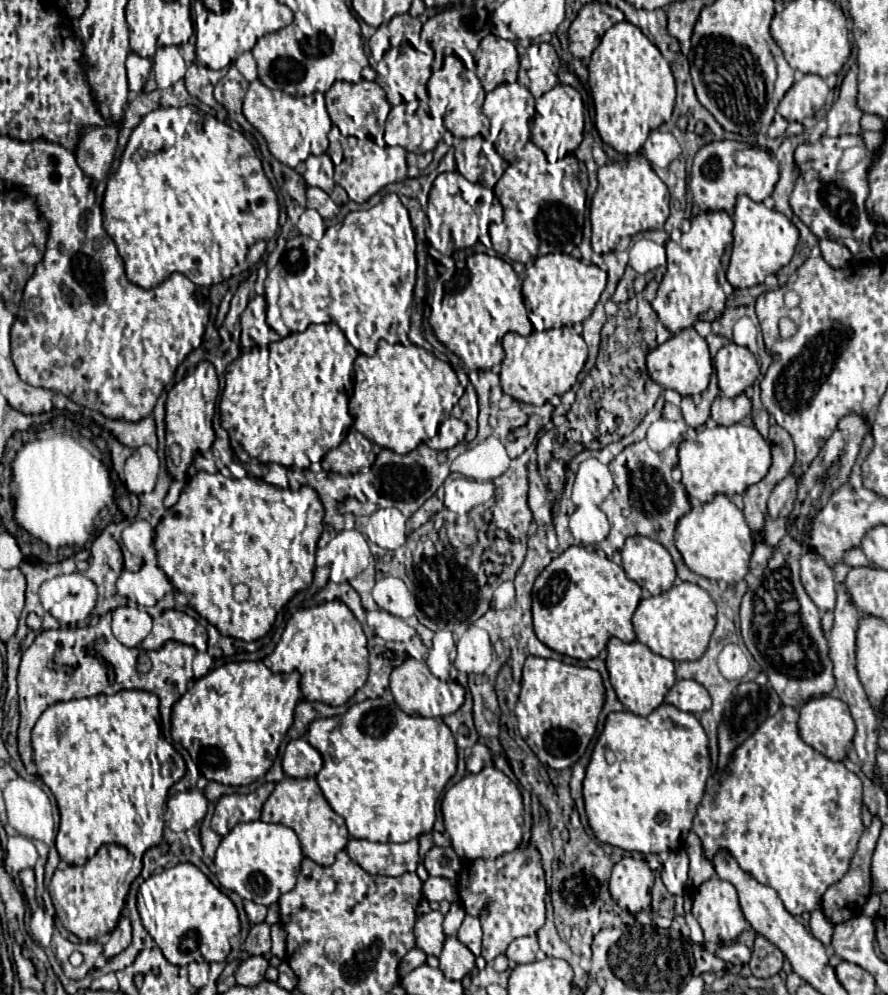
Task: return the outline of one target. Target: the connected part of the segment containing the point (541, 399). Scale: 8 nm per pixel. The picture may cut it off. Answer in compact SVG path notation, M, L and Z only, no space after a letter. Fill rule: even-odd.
M566 326L560 330L532 332L530 336L508 332L502 340L502 346L506 352L500 370L504 394L510 394L514 400L534 406L542 406L552 396L562 396L564 392L568 392L588 358L588 348L582 336L576 334L574 328Z

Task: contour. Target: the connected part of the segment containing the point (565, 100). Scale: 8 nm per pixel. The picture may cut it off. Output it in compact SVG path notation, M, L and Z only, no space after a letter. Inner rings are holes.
M556 84L536 100L536 112L540 118L534 118L532 142L542 148L548 162L554 163L578 148L584 138L584 103L572 86Z

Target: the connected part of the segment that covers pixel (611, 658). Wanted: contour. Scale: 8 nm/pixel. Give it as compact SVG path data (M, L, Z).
M610 638L606 650L608 650L606 668L608 668L610 684L614 686L618 700L626 706L626 710L638 716L648 716L652 710L656 710L664 702L664 696L676 682L674 662L654 654L648 646L644 646L638 640L626 644L618 638Z

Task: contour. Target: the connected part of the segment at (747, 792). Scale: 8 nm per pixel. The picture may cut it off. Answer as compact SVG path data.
M782 706L778 714L768 718L736 752L728 764L728 774L716 784L716 792L710 804L710 796L698 806L694 818L694 832L704 844L704 854L712 858L716 848L726 848L738 860L740 868L754 876L760 884L772 886L784 908L792 916L812 912L820 906L822 894L836 884L848 870L856 842L864 832L862 824L862 782L846 770L842 762L834 762L812 746L808 746L796 730L798 710Z

